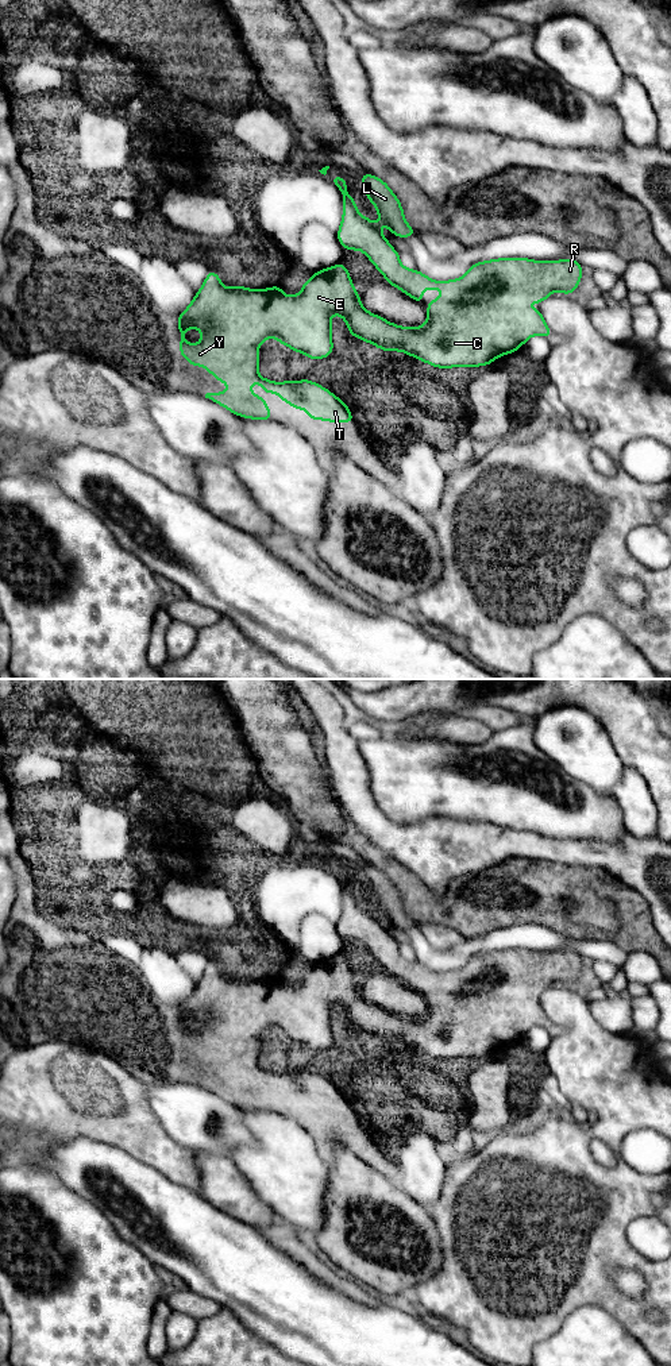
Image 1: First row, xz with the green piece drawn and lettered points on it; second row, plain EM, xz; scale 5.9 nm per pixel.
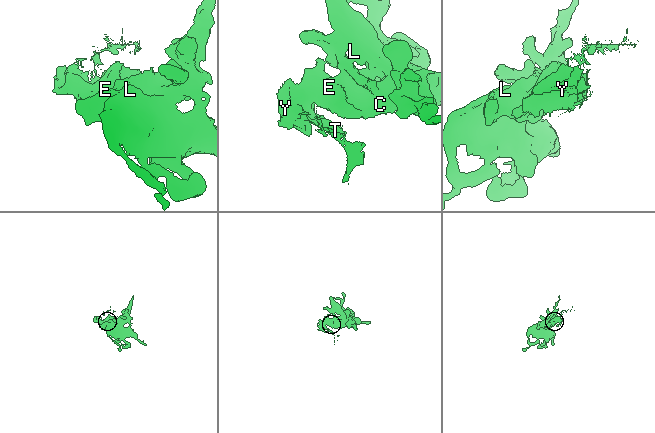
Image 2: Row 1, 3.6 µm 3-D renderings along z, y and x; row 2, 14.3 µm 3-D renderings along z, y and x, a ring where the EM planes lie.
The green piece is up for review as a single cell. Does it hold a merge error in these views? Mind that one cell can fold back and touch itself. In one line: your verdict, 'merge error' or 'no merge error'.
no merge error

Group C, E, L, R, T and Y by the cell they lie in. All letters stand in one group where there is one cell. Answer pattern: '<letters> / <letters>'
C E L R T Y

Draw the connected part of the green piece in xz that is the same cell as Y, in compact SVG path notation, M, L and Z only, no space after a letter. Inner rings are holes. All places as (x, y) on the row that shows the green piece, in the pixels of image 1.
M363 173L359 180L366 190L366 197L374 204L379 215L379 223L373 223L362 216L354 202L355 197L347 194L347 182L343 177L329 178L343 193L343 220L338 231L338 240L346 250L363 251L370 262L382 273L387 283L396 286L414 301L423 304L423 289L436 290L443 288L441 297L431 300L427 309L427 323L416 328L405 328L367 312L360 304L360 296L355 292L347 267L340 263L329 269L316 271L301 289L300 294L288 297L282 289L274 288L251 290L244 286L221 286L217 273L211 270L196 293L190 305L177 317L180 328L180 354L192 366L204 366L219 382L228 383L227 393L207 393L205 398L231 410L234 414L252 420L271 420L271 410L265 398L258 398L250 385L258 382L265 393L278 393L281 401L286 401L294 409L305 409L311 420L327 420L329 422L355 422L348 406L329 390L308 378L281 383L263 379L258 374L258 348L262 342L275 337L293 351L306 355L309 359L327 358L333 352L331 317L333 313L346 320L350 333L358 339L374 344L383 351L402 351L431 366L475 367L487 366L498 356L517 351L531 336L543 335L551 339L540 309L527 309L525 302L543 302L552 292L571 294L579 285L583 274L576 261L540 262L527 258L501 258L477 262L458 279L433 281L419 270L409 270L400 263L400 254L383 238L379 224L385 224L400 238L416 235L406 224L400 200L385 181ZM198 328L201 342L188 344L185 331Z

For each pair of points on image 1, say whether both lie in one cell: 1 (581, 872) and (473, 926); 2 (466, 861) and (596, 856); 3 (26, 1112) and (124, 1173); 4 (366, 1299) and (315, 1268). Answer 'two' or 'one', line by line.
1: one
2: one
3: two
4: one

